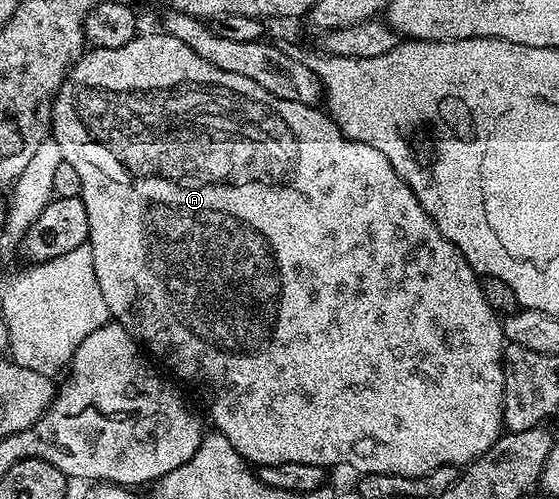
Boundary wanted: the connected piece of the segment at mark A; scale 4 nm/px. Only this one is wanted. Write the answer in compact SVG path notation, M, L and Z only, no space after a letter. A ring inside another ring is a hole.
M141 32L119 48L103 48L102 50L93 48L78 57L63 80L63 84L57 89L57 95L53 97L51 136L59 144L59 152L64 165L70 166L77 173L78 180L81 181L79 197L87 208L89 230L97 230L97 226L101 226L101 234L97 234L97 238L105 238L105 222L129 222L129 230L133 230L133 234L125 234L125 238L129 238L129 246L137 246L137 250L133 250L133 254L137 254L137 262L125 262L125 266L137 266L137 270L129 270L129 274L137 274L137 278L141 278L137 286L141 286L141 290L145 290L145 294L149 294L149 298L153 298L153 302L157 302L157 306L161 306L161 310L169 314L169 326L173 326L173 330L169 330L169 334L173 334L173 350L165 350L165 358L169 358L168 369L172 373L177 373L183 381L190 382L205 397L205 402L209 405L209 418L213 421L212 429L216 433L227 436L227 440L235 448L235 452L239 452L241 458L257 468L294 462L295 464L319 464L326 468L350 466L351 469L361 474L387 472L399 476L423 476L435 468L444 466L464 467L474 458L483 456L483 452L487 452L487 448L496 444L497 439L503 433L505 421L503 416L503 396L505 395L503 359L507 343L501 327L502 319L497 311L491 308L491 304L487 304L481 291L481 278L477 271L471 268L471 264L467 264L459 248L441 235L439 228L431 220L431 216L427 216L423 204L419 204L415 192L411 192L411 188L397 175L395 168L391 168L391 160L387 160L383 152L378 152L369 144L352 142L346 138L328 113L324 109L316 110L317 108L316 105L308 102L283 100L279 96L271 96L271 92L255 84L255 80L247 80L247 76L239 76L235 72L223 72L223 68L215 68L215 64L203 60L203 56L187 48L183 40L175 40L175 36L164 32L158 32L158 34Z

